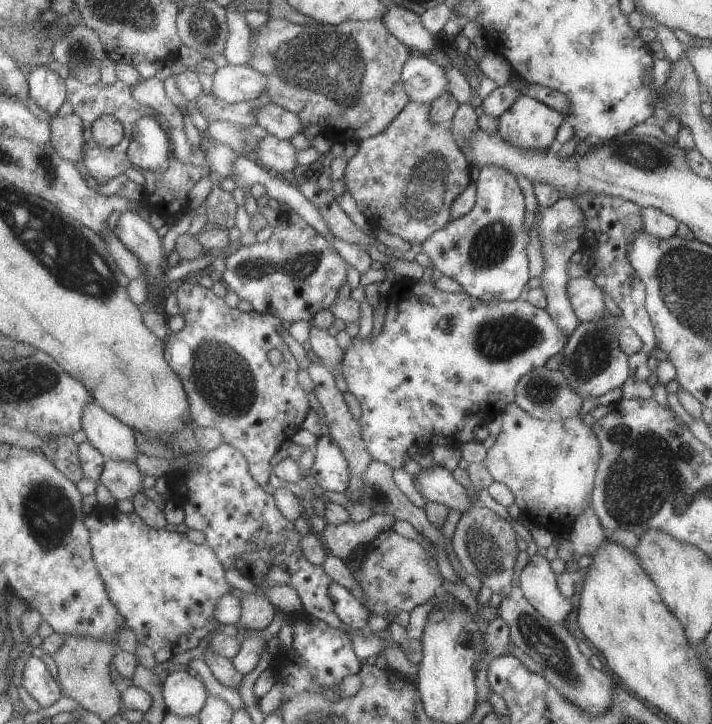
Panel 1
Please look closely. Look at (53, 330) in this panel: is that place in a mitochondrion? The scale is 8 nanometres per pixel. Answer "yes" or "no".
no

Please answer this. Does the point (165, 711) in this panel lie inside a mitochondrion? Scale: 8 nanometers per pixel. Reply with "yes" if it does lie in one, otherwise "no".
no

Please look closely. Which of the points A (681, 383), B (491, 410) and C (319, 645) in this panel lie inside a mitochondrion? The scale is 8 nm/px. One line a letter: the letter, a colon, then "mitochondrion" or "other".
A: other
B: other
C: other

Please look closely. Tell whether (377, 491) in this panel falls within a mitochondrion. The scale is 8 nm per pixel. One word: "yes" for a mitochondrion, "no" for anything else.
yes

